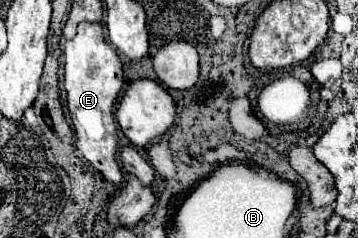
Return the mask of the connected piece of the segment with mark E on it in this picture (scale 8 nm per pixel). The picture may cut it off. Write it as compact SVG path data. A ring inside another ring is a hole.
M80 23L74 39L64 43L64 87L68 95L68 115L76 131L76 149L90 165L102 173L110 183L122 183L122 171L116 163L116 121L114 103L124 85L122 61L116 51L106 43L100 23Z

